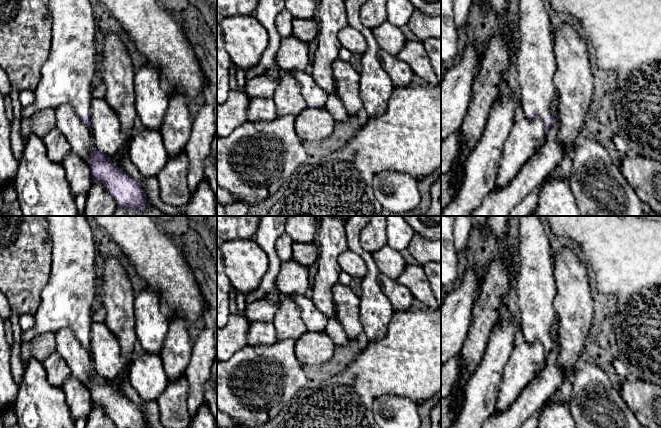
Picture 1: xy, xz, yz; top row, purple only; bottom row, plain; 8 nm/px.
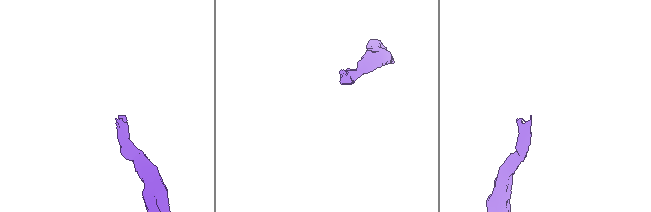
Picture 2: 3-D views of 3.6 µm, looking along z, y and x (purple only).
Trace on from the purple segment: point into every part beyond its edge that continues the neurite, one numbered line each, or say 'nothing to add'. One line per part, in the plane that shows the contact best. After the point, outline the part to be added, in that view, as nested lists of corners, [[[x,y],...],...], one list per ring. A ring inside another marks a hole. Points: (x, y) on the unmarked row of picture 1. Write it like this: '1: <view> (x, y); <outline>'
1: xz (262, 310); [[[282,294],[276,302],[259,299],[247,304],[244,316],[251,324],[273,321],[283,298],[286,296],[288,296],[302,310],[303,322],[307,329],[325,330],[328,318],[318,310],[312,299],[305,295]]]

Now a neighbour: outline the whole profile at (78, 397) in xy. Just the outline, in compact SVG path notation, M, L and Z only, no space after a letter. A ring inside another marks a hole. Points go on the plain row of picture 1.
M71 375L62 389L72 418L78 420L88 417L93 408L89 388Z

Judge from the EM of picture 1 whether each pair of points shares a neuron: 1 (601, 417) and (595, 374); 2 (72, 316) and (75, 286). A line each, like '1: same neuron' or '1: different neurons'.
1: same neuron
2: same neuron

